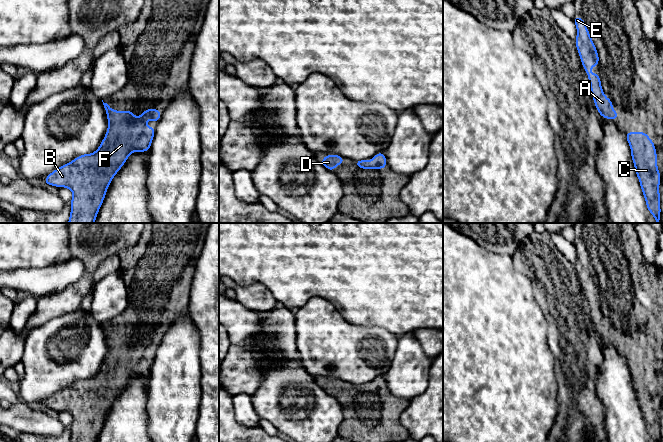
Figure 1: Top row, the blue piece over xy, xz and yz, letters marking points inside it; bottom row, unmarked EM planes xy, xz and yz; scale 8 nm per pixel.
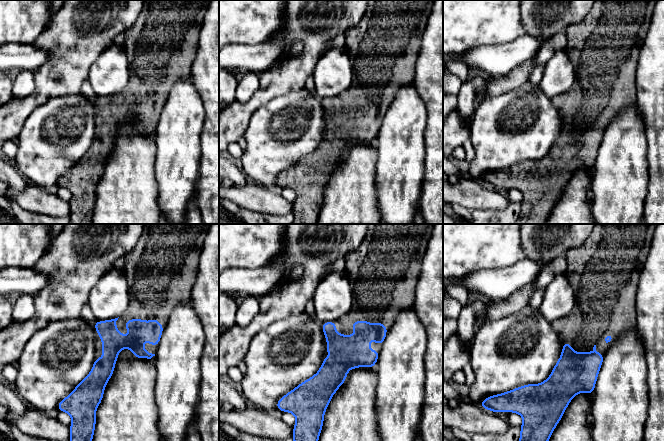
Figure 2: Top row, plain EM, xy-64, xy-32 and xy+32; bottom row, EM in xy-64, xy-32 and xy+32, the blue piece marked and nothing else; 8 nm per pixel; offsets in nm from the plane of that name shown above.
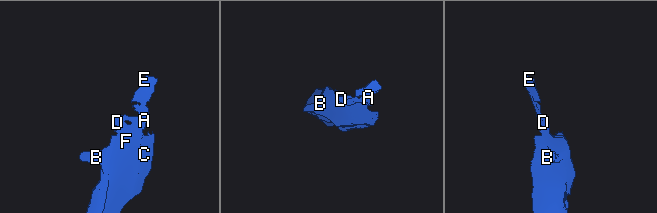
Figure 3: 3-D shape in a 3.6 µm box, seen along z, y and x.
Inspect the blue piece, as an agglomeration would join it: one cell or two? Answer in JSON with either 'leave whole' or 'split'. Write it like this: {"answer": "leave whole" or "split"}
{"answer": "leave whole"}

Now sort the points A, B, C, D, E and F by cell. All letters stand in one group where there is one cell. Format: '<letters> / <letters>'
A B C D E F

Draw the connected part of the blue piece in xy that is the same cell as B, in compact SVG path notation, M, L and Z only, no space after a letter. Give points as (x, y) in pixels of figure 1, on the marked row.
M104 103L108 119L108 128L98 149L92 154L82 154L73 161L52 171L44 180L45 185L66 187L73 193L70 202L71 212L67 223L94 223L98 211L103 204L108 187L113 177L125 164L132 152L147 152L150 150L156 131L155 127L145 125L147 120L159 122L162 112L154 107L143 111L140 117L135 117L129 110L116 111Z

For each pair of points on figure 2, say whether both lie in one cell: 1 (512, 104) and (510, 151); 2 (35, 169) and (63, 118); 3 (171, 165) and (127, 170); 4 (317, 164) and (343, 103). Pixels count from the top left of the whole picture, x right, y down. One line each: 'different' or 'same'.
1: same
2: same
3: different
4: same

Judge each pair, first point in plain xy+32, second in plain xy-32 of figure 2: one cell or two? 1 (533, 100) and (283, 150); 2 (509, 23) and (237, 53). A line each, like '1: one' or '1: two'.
1: one
2: two

